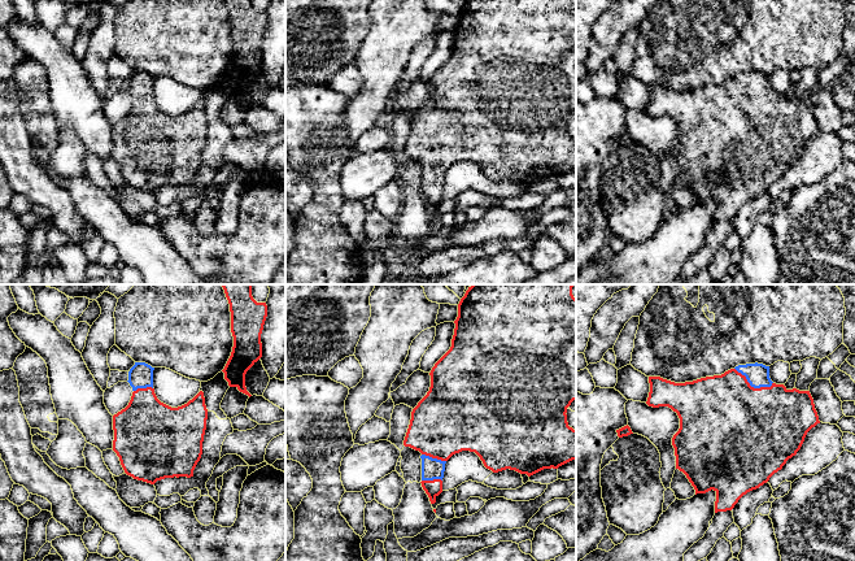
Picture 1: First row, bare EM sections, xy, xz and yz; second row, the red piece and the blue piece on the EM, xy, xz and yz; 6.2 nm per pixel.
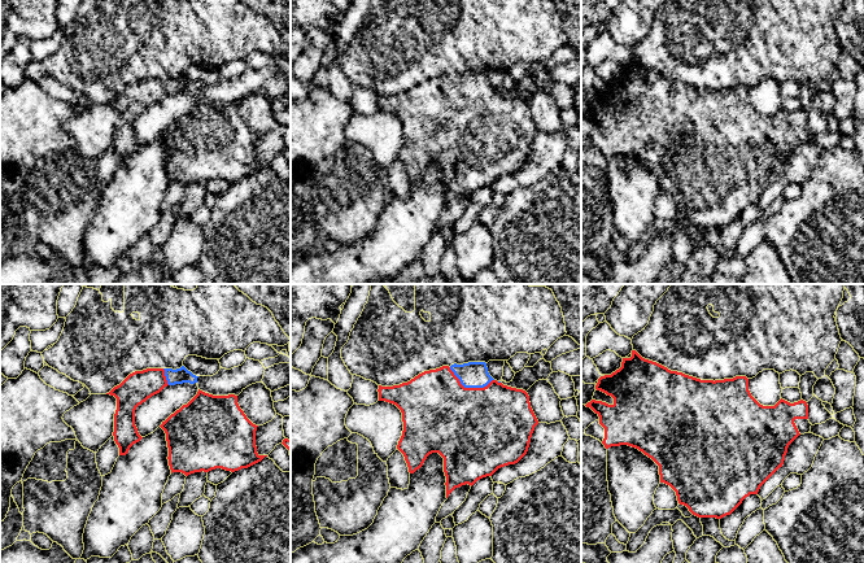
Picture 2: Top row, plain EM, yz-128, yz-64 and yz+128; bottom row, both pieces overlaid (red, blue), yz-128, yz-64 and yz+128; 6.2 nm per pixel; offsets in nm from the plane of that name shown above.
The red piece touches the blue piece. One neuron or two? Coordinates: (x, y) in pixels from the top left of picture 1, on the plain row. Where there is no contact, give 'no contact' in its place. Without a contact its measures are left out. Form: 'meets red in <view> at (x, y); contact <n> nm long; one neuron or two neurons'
meets red in yz at (753, 96); contact 260 nm long; one neuron

